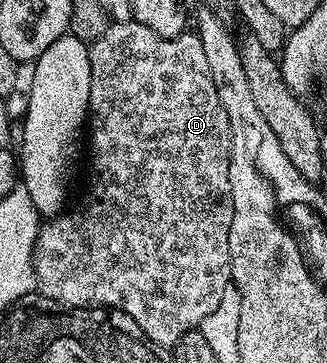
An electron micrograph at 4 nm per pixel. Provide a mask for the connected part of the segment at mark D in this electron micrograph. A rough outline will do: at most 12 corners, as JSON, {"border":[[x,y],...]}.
{"border":[[196,32],[89,45],[62,307],[173,347],[231,284],[227,112]]}

